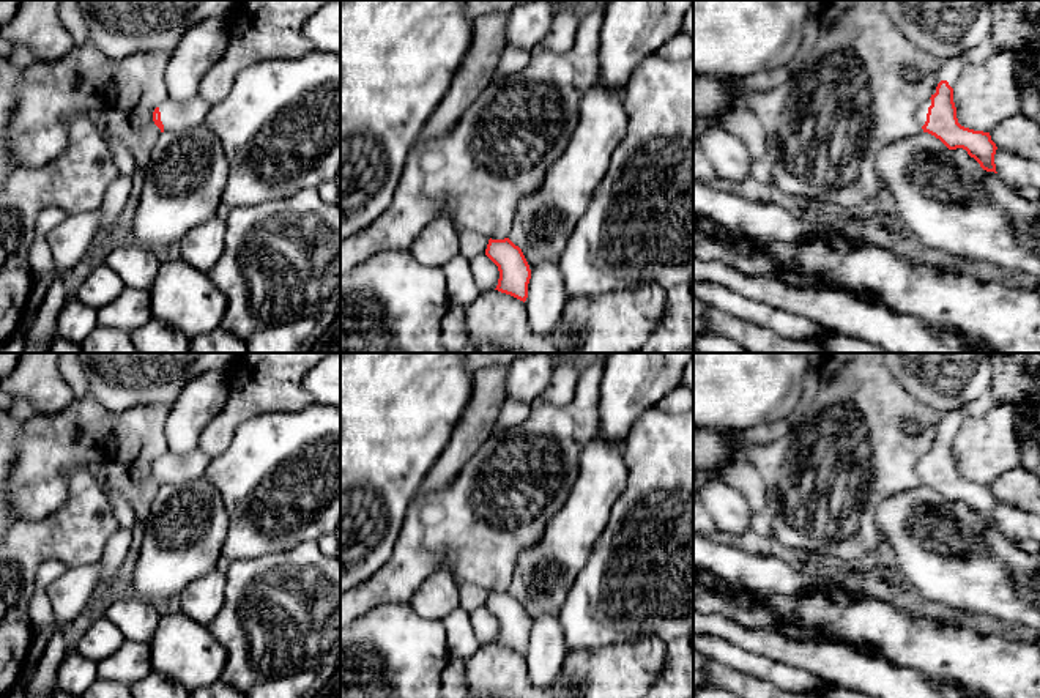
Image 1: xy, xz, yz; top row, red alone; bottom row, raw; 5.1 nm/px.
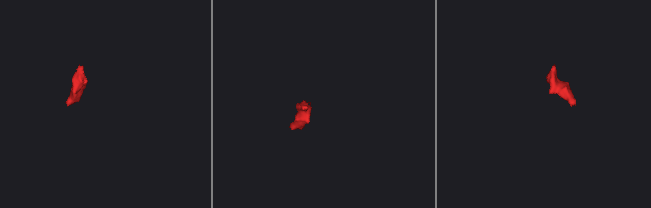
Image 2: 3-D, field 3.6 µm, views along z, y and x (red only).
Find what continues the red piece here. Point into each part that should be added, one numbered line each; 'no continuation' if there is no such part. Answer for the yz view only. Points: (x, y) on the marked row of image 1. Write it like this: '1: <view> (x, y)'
1: yz (950, 68)
2: yz (922, 109)

